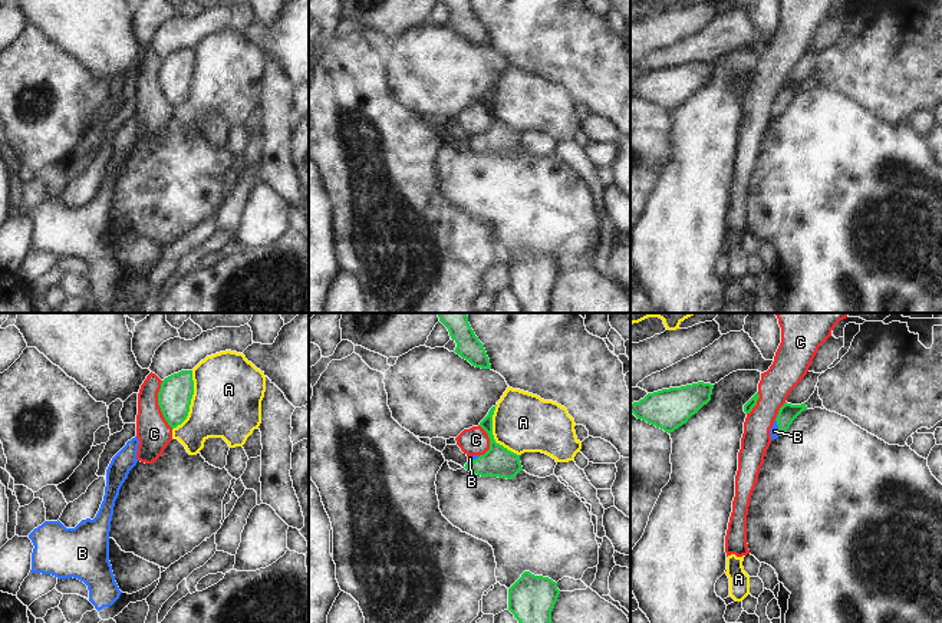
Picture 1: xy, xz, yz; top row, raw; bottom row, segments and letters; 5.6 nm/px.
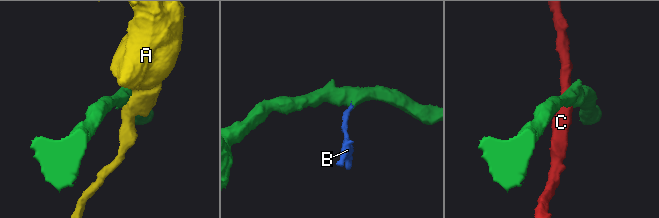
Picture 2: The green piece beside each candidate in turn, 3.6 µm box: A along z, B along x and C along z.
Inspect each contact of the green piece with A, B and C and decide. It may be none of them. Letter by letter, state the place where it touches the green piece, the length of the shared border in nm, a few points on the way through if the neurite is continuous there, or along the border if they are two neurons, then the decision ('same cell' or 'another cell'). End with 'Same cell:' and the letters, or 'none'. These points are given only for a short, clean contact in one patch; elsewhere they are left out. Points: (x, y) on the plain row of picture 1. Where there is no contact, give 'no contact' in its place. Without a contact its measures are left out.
A: xy (190, 79) | 360 nm | another cell
B: yz (779, 106) | 100 nm | across yz (787, 92), (779, 106), (774, 109) | same cell
C: xy (158, 82) | 280 nm | along xy (161, 59), (158, 85), (164, 98), (173, 106) | another cell
Same cell: B

